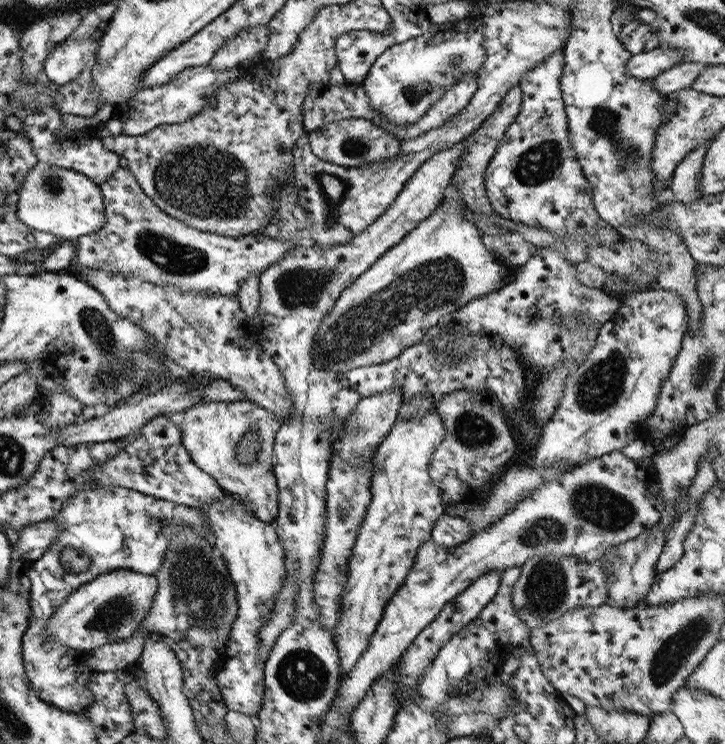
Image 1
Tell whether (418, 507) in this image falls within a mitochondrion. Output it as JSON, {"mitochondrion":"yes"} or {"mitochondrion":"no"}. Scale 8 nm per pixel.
{"mitochondrion":"no"}

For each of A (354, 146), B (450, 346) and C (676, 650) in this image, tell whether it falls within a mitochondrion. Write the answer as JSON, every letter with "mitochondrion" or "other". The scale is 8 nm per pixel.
{"A":"mitochondrion","B":"mitochondrion","C":"mitochondrion"}

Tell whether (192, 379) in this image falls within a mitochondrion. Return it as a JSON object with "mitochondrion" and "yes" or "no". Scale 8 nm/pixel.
{"mitochondrion":"no"}

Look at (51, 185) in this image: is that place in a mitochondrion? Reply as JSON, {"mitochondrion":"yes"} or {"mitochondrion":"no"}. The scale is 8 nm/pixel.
{"mitochondrion":"yes"}

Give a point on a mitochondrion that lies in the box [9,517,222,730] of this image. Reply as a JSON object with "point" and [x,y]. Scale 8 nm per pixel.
{"point":[114,612]}

